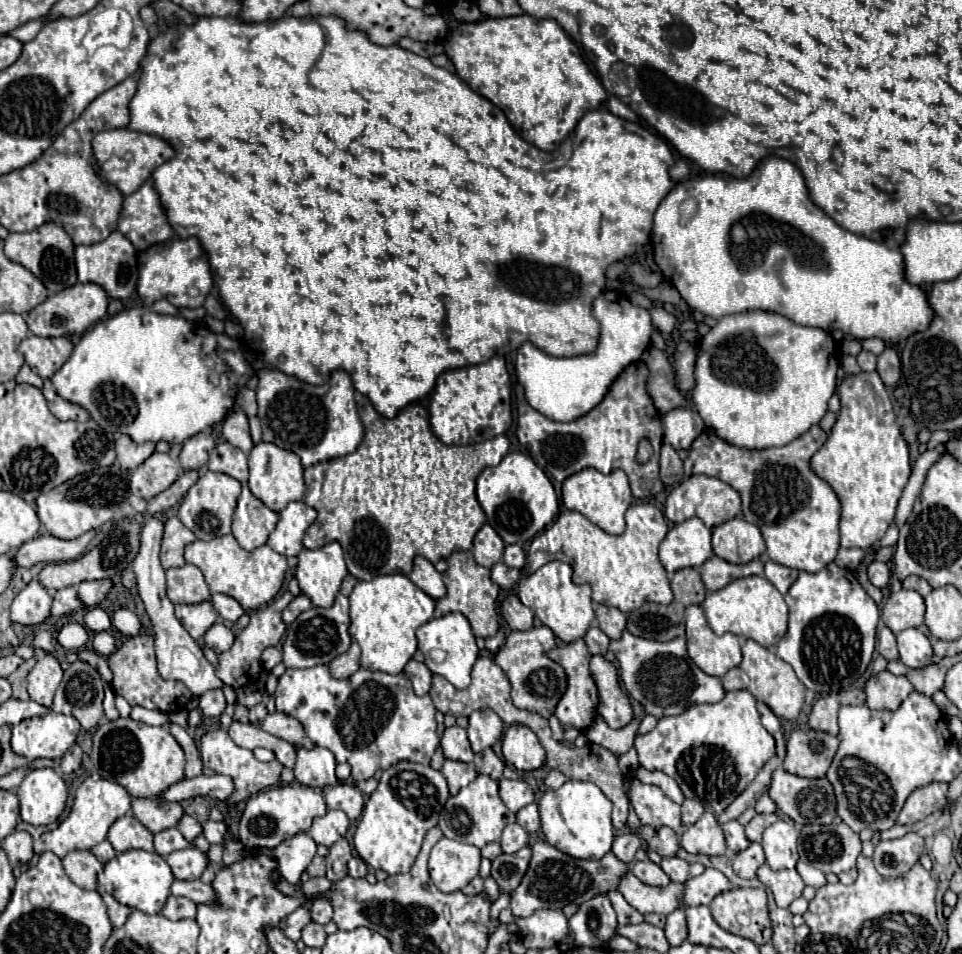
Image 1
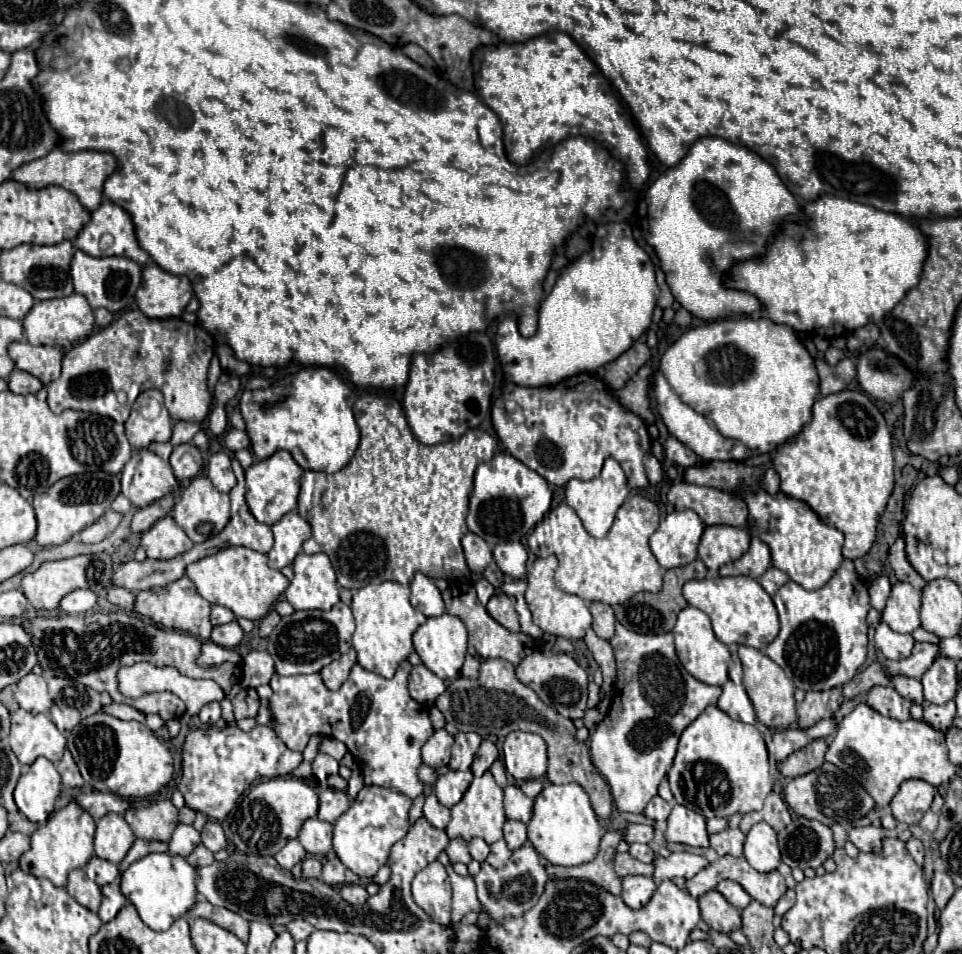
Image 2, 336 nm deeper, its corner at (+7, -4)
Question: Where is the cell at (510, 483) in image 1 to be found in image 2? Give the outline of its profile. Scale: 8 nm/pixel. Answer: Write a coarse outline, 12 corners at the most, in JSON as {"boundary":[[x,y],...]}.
{"boundary":[[509,452],[475,470],[467,526],[521,542],[547,514],[543,476]]}

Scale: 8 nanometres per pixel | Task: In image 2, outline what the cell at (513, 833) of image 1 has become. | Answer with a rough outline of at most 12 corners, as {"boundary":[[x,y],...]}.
{"boundary":[[505,840],[491,844],[487,862],[501,868],[511,858]]}

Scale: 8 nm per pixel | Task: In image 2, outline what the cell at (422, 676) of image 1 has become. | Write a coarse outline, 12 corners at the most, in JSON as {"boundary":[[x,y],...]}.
{"boundary":[[423,664],[409,674],[409,694],[431,708],[445,682]]}

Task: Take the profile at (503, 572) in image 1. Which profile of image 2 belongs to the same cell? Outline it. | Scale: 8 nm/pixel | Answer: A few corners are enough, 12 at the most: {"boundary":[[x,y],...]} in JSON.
{"boundary":[[485,578],[475,582],[481,604],[493,596],[495,588]]}

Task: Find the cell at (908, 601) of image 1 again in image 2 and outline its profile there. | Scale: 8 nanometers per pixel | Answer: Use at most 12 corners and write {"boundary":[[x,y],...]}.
{"boundary":[[897,582],[881,620],[895,632],[921,624],[921,592]]}

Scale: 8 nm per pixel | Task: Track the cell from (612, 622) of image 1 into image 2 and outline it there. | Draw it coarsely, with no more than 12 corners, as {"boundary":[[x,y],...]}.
{"boundary":[[591,602],[593,630],[609,640],[615,634],[615,614],[609,604]]}

